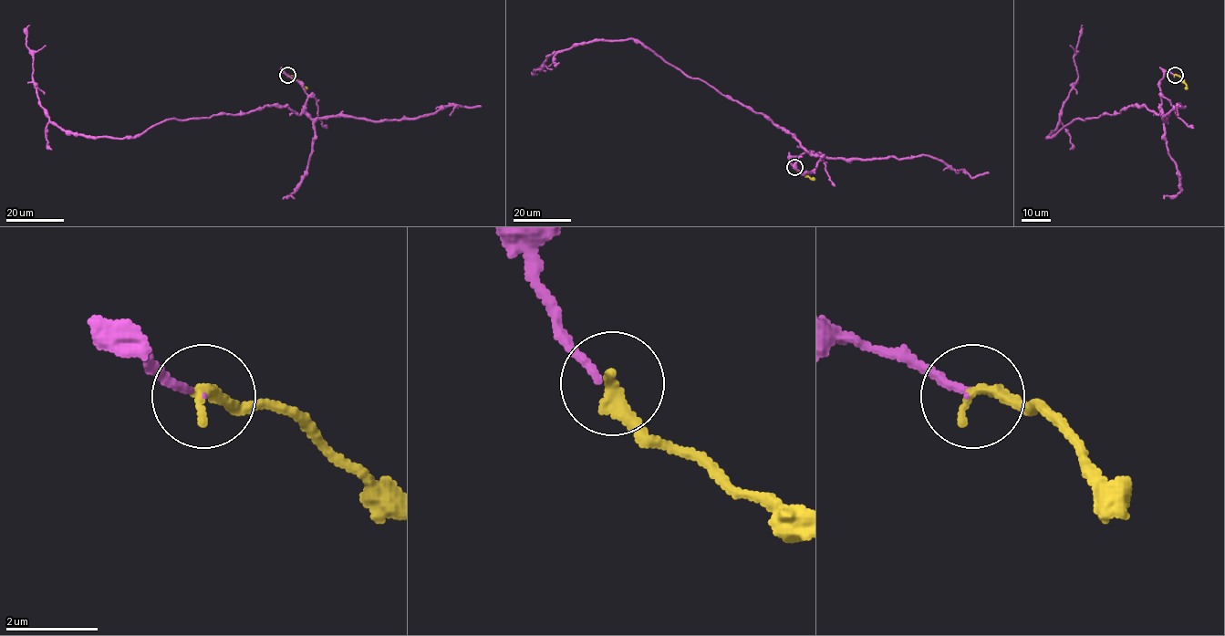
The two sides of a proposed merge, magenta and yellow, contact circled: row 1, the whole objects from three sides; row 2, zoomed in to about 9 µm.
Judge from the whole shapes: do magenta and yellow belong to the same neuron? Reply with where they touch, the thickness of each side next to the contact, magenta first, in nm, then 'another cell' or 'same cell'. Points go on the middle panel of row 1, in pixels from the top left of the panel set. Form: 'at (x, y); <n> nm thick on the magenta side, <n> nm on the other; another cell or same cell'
at (794, 167); 140 nm thick on the magenta side, 320 nm on the other; same cell

